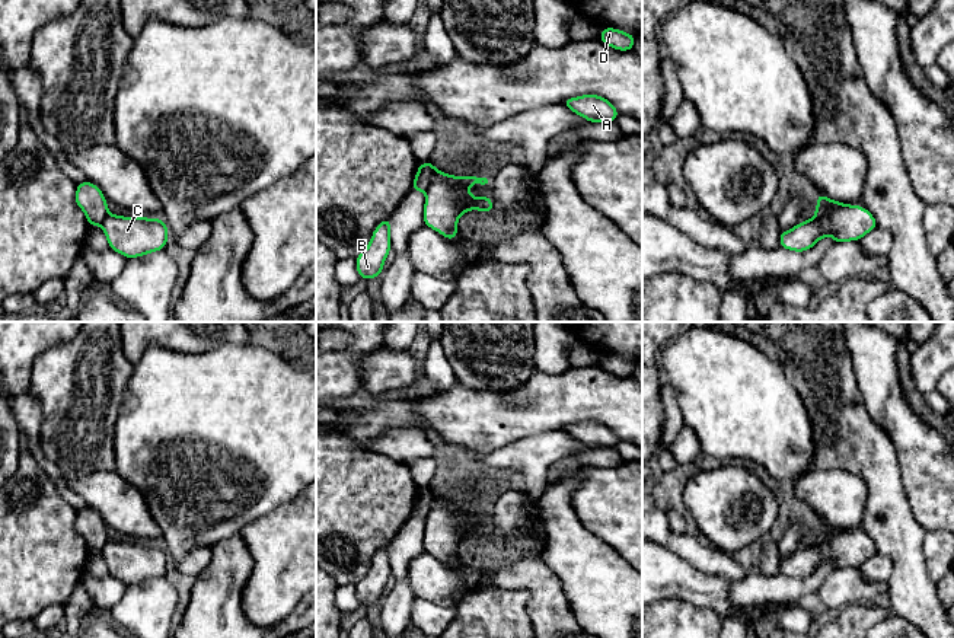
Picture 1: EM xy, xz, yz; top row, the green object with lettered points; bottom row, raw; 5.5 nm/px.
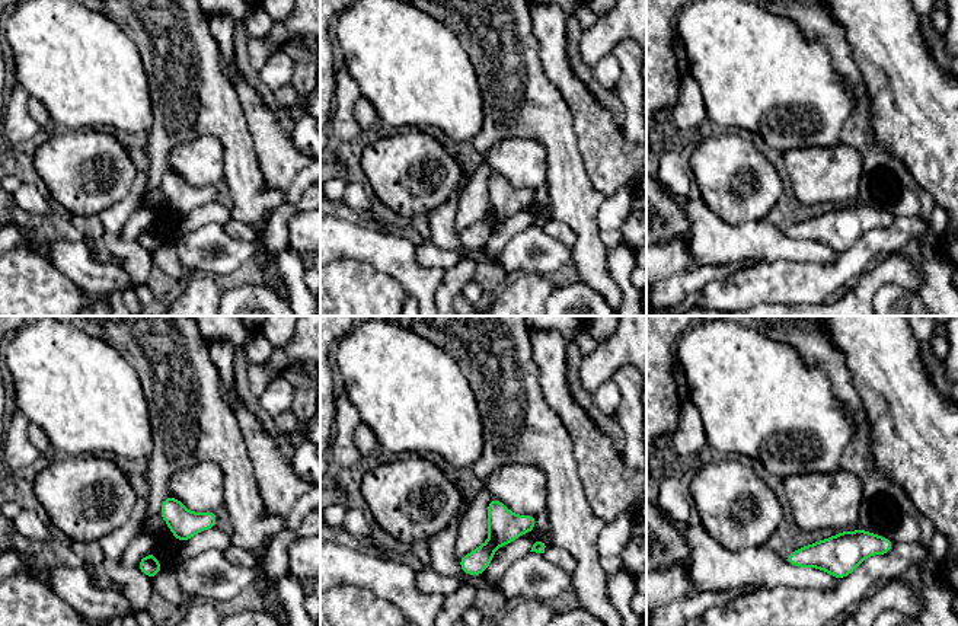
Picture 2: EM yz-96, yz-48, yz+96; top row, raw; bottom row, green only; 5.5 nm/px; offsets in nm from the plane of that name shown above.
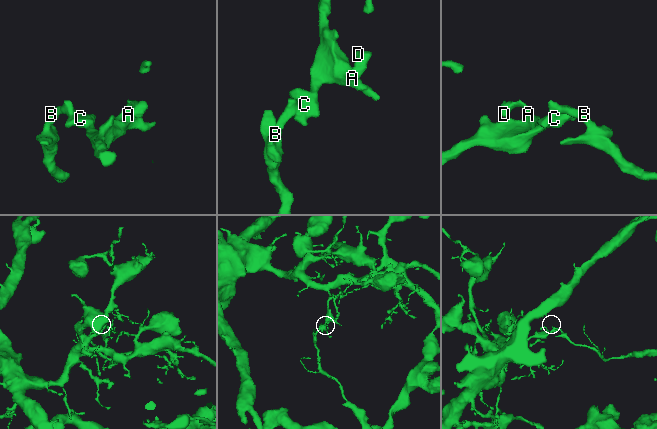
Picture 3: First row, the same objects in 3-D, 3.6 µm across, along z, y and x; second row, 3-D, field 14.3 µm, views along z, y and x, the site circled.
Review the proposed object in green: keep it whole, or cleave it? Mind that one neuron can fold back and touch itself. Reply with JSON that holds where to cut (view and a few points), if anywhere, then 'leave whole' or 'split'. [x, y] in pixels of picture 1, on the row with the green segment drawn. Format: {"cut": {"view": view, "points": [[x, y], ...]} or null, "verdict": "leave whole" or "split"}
{"cut": {"view": "yz", "points": [[848, 204], [844, 204], [829, 216], [814, 219]]}, "verdict": "split"}

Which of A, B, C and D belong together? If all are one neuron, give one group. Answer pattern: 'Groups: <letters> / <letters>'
Groups: A C D / B

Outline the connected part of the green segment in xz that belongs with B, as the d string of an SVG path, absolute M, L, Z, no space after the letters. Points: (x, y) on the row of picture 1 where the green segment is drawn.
M390 217L380 221L374 229L368 246L355 258L360 278L377 278L383 272L390 243Z

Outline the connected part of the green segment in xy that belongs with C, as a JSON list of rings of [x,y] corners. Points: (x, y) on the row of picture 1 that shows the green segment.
[[[108,214],[100,227],[108,246],[127,259],[165,249],[169,230],[162,218]]]

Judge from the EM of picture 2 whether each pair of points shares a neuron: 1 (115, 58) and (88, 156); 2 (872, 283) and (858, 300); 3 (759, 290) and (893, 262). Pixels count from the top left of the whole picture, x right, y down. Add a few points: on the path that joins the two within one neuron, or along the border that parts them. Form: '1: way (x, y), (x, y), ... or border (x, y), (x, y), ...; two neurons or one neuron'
1: border (95, 127), (67, 130); two neurons
2: way (868, 287), (861, 296); one neuron
3: border (899, 249), (878, 261); two neurons

